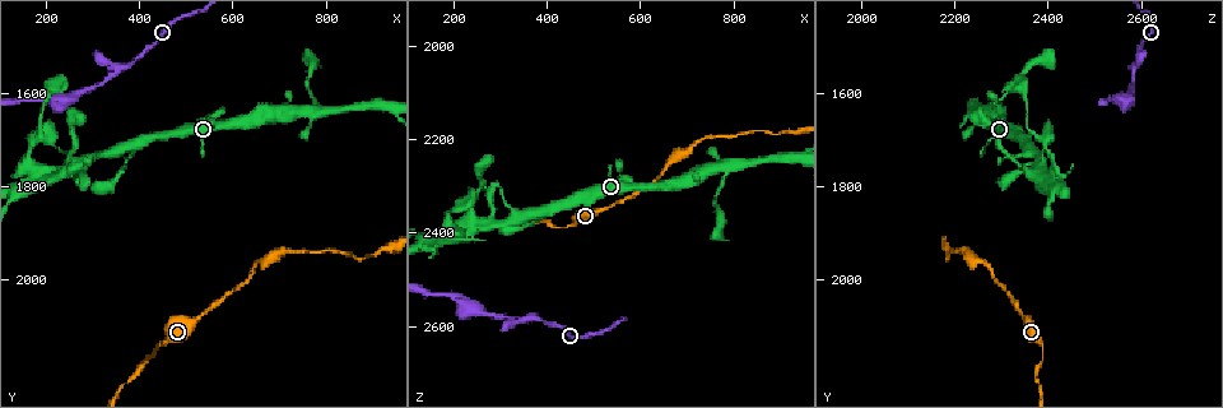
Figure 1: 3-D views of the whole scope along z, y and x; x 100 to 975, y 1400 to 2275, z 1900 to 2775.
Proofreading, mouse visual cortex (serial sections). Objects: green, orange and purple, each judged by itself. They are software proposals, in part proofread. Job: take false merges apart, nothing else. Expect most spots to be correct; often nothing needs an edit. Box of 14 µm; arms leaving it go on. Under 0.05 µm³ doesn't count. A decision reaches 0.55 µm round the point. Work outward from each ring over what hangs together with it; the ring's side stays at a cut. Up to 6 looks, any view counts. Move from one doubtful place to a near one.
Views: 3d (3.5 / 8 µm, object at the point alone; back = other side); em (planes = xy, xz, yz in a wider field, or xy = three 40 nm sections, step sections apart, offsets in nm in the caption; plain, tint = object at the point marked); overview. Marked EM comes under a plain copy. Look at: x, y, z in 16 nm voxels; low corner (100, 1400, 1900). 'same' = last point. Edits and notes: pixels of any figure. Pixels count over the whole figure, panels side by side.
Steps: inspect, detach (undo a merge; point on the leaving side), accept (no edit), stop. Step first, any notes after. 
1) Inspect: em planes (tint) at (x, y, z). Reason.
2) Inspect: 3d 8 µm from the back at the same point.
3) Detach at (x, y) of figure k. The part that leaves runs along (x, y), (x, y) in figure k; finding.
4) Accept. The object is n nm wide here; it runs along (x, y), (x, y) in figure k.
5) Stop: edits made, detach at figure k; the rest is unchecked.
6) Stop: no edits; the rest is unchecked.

Inspect: 3d 8 µm at (385, 1705, 2355). Branch point.

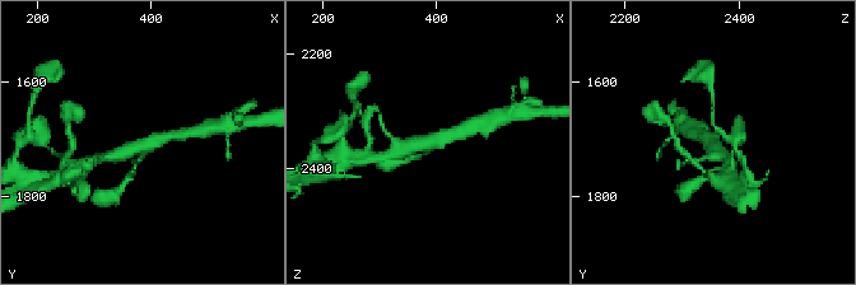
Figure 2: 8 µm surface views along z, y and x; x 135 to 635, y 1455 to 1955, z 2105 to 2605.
Inspect: em planes (tint) at (380, 1710, 2355). 3 arms meet here; the arms are 100, 300, 400 nm wide; now the EM.

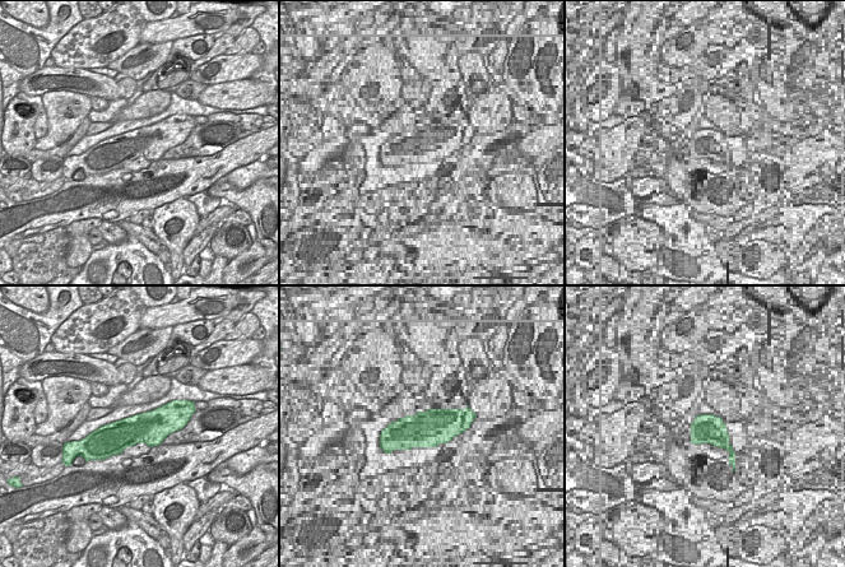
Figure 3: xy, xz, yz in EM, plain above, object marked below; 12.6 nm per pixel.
Accept. It runs along (173, 135), (108, 157) in figure 2; all the same cell.

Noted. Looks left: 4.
Inspect: 3d 3.5 µm at (355, 1545, 2585). Branch point.

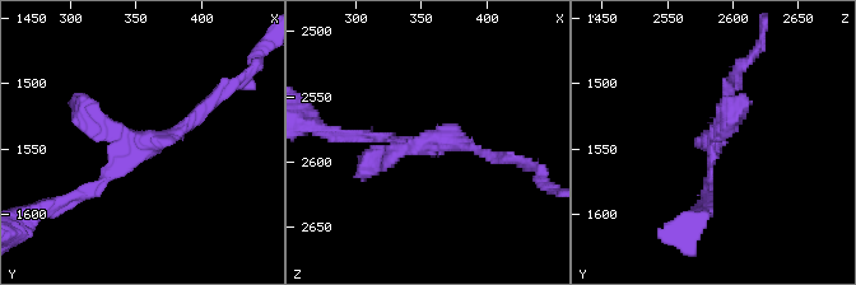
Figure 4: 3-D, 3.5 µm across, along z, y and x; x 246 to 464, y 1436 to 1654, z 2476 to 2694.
Accept. It runs along (206, 103), (74, 197) in figure 4; one cell here.

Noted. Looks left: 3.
Inspect: 3d 3.5 µm from the back at (775, 1635, 2265). Sharp bend.

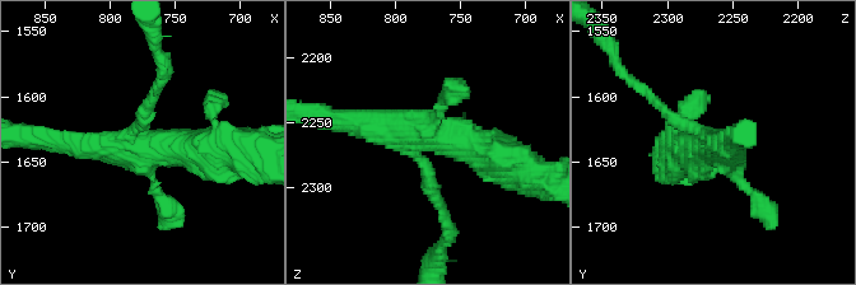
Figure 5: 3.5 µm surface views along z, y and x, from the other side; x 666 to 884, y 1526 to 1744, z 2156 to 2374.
Inspect: em xy step 1 (tint) at (776, 1640, 2260).

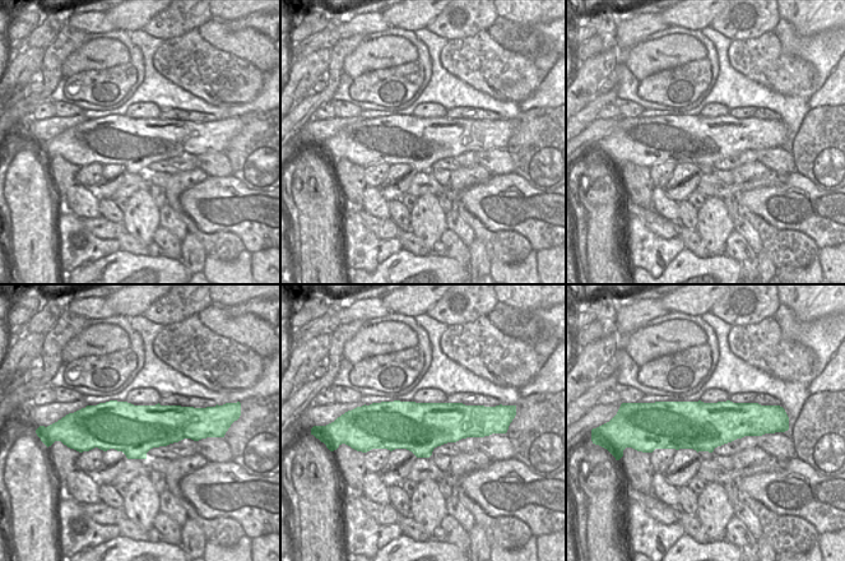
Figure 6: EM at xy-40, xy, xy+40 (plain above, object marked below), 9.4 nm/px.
Accept. It runs along (507, 163), (414, 127), (343, 121) in figure 5; one cell here.

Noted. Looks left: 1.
Stop: no edits; the rest is unchecked.

